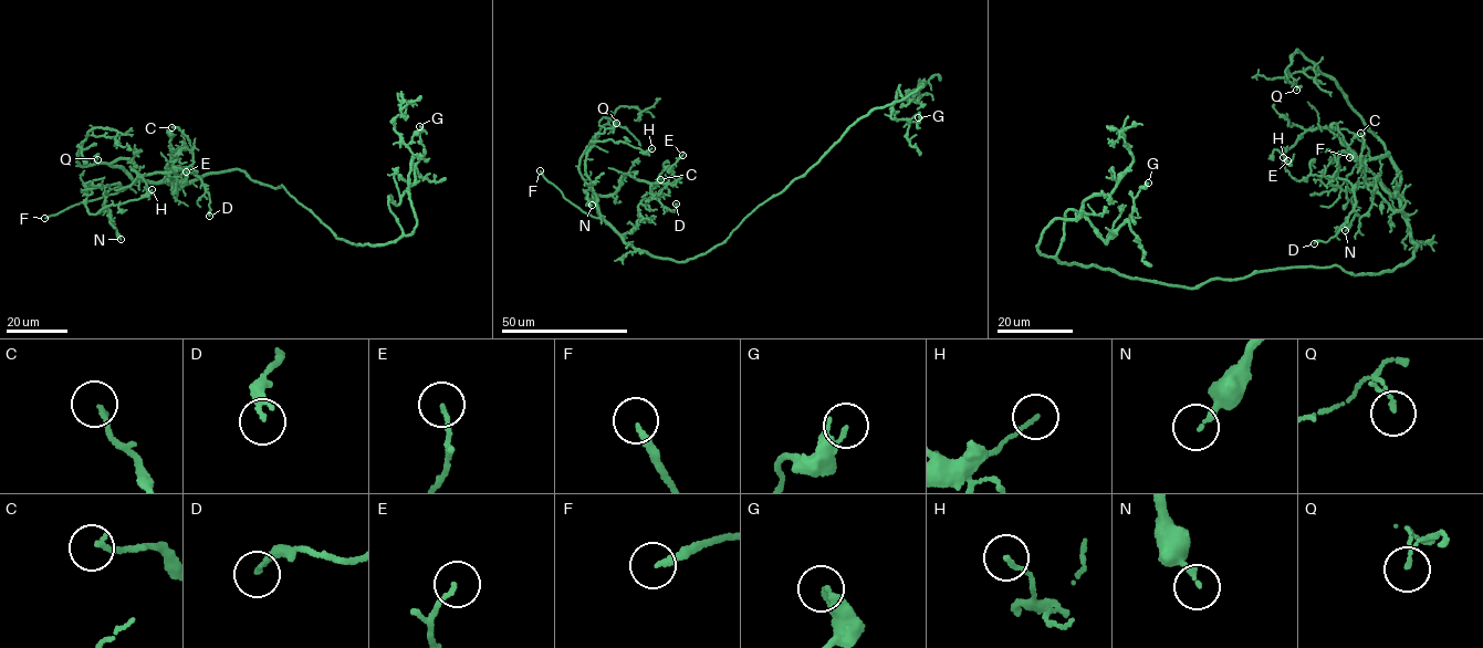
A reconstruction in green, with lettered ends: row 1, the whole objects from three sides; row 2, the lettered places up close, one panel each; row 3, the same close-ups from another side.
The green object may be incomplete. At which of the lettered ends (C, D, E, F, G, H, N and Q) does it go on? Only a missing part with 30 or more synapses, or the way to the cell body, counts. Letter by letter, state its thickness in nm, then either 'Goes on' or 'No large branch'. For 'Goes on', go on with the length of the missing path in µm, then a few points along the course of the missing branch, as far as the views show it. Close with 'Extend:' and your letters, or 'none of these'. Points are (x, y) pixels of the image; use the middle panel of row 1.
C: Thickness 150 nm. No large branch
D: Thickness 200 nm. No large branch
E: Thickness 140 nm. No large branch
F: Thickness 200 nm. Goes on. Missing length about 30 µm. Course of what is missing: (540, 170), (539, 153), (523, 176)
G: Thickness 180 nm. No large branch
H: Thickness 130 nm. No large branch
N: Thickness 180 nm. No large branch
Q: Thickness 80 nm. No large branch
Extend: F

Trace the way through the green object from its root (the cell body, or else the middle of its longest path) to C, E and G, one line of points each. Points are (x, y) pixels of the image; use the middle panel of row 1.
C: (749, 213), (722, 242), (683, 261), (640, 251), (622, 236), (637, 227), (645, 198), (669, 196), (660, 179)
E: (749, 213), (722, 242), (683, 261), (622, 241), (594, 195), (611, 196), (625, 174), (666, 184), (682, 155)
G: (749, 213), (805, 174), (860, 118), (876, 108), (901, 100), (899, 85), (891, 118), (918, 123), (918, 117)

